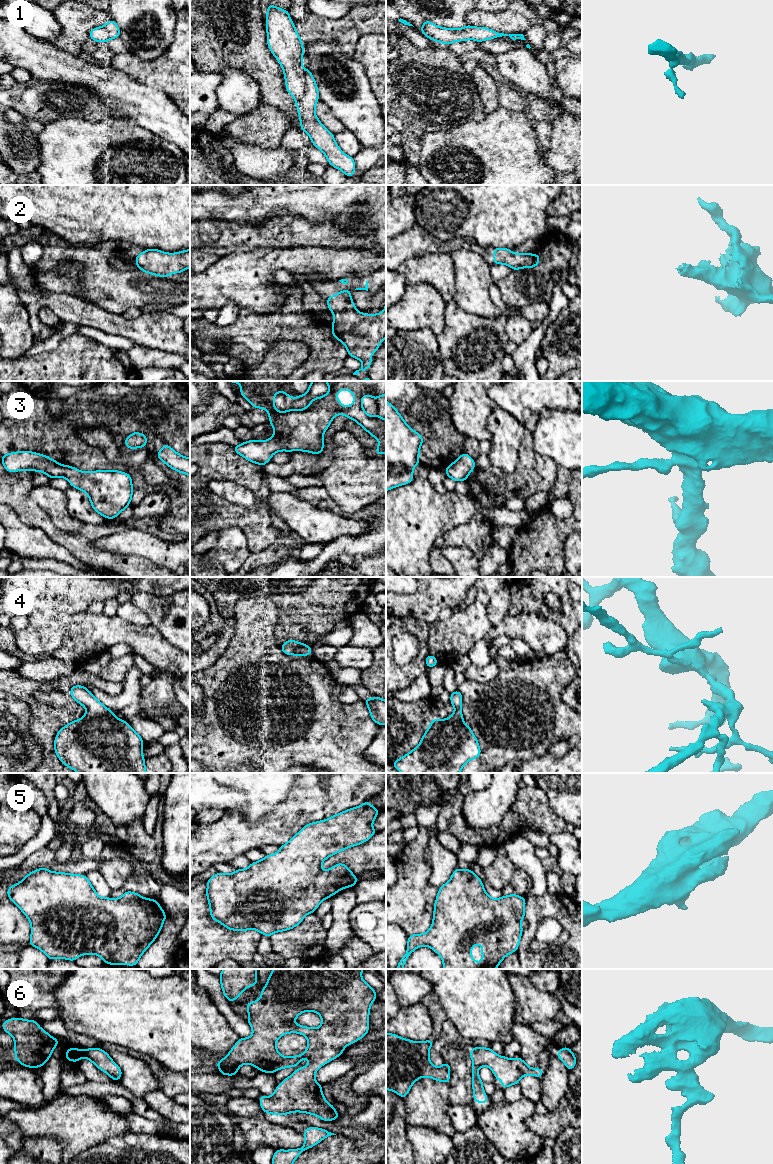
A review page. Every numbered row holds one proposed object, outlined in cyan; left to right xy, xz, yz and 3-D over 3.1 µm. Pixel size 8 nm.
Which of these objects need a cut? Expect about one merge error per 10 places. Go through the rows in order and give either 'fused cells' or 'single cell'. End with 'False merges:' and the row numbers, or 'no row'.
1: single cell
2: single cell
3: single cell
4: single cell
5: single cell
6: single cell
False merges: no row

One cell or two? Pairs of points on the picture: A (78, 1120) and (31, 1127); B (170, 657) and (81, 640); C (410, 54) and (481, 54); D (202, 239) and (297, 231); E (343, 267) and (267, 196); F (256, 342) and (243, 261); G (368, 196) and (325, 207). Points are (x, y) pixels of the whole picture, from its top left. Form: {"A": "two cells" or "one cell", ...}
{"A": "one cell", "B": "one cell", "C": "two cells", "D": "one cell", "E": "two cells", "F": "two cells", "G": "one cell"}

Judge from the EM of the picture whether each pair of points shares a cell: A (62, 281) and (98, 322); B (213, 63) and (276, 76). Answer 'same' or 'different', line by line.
A: different
B: same

